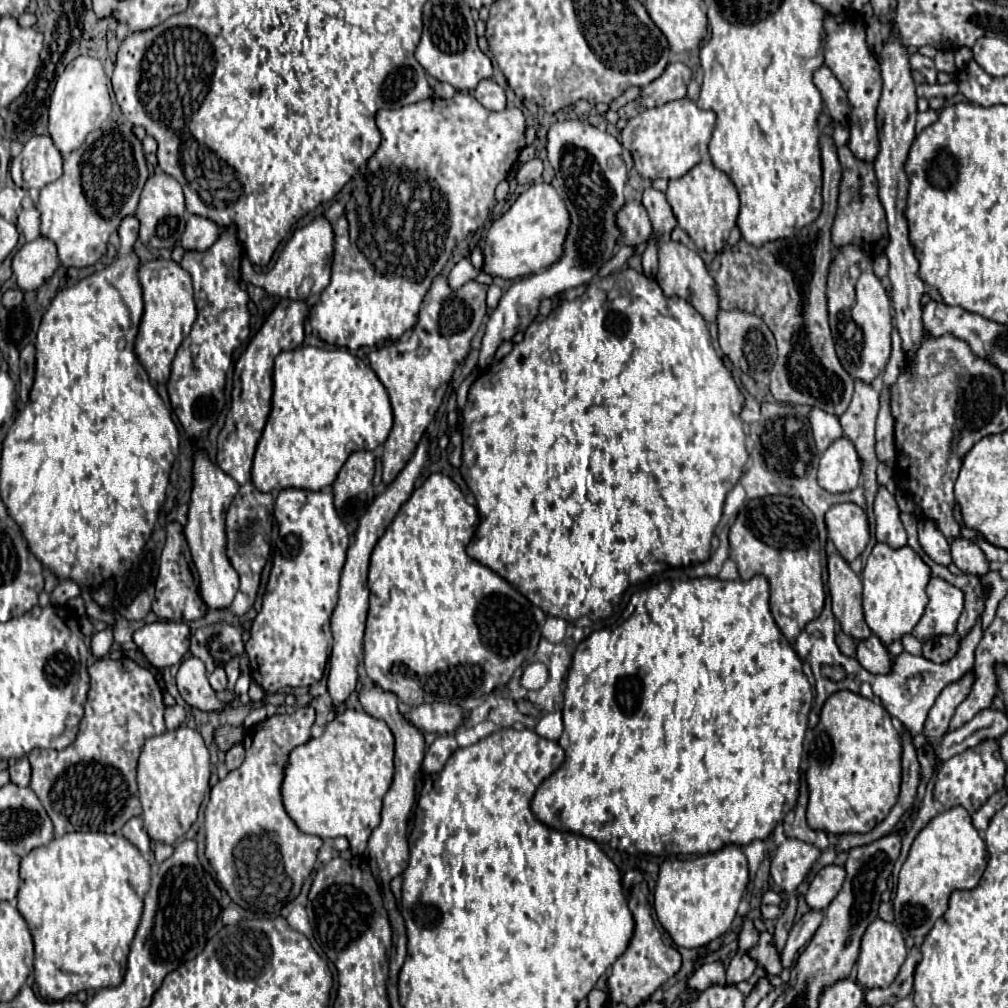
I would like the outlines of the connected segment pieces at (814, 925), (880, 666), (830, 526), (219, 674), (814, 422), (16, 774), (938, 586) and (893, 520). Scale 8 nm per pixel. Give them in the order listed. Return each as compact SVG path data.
M809 910L809 912L791 928L789 938L787 938L787 944L785 944L783 952L781 952L781 966L783 966L783 968L791 968L791 966L793 966L797 952L799 952L803 946L807 946L807 942L813 938L815 930L819 928L821 920L823 920L823 914L821 914L821 912Z
M875 634L857 642L857 662L871 674L887 674L891 668L891 656L883 642Z
M853 502L831 506L825 514L827 532L837 552L847 560L855 560L869 542L869 522L863 508Z
M217 662L217 668L213 670L213 674L209 676L209 684L215 692L223 692L227 688L227 674L223 670L223 664Z
M817 406L811 408L809 412L809 422L811 422L811 430L813 430L813 438L815 438L815 444L817 444L817 450L819 452L825 452L827 446L843 436L843 428L841 428L841 422L835 414L829 414Z
M19 758L17 762L13 762L9 766L9 774L11 774L11 782L17 786L29 786L31 782L31 764L27 758Z
M931 578L927 596L929 604L925 614L911 634L921 642L935 634L955 634L957 620L963 612L963 592L941 578Z
M883 486L879 488L877 498L875 498L875 518L877 518L877 526L875 526L877 542L887 544L893 550L907 546L907 534L899 520L897 502Z

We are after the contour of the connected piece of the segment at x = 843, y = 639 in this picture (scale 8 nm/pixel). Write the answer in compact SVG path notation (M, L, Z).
M839 630L837 632L837 644L839 644L839 648L841 648L841 652L843 654L847 654L847 656L855 656L855 642L851 640L851 636L847 636L843 630Z

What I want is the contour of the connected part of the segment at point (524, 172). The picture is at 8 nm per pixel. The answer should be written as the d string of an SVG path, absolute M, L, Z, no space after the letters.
M533 158L519 168L517 184L533 184L535 180L541 178L541 174L543 174L543 162L539 158Z

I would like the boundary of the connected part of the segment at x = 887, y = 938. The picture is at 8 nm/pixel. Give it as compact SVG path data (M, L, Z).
M873 920L863 934L857 958L857 980L867 988L889 986L905 962L905 940L893 922Z

